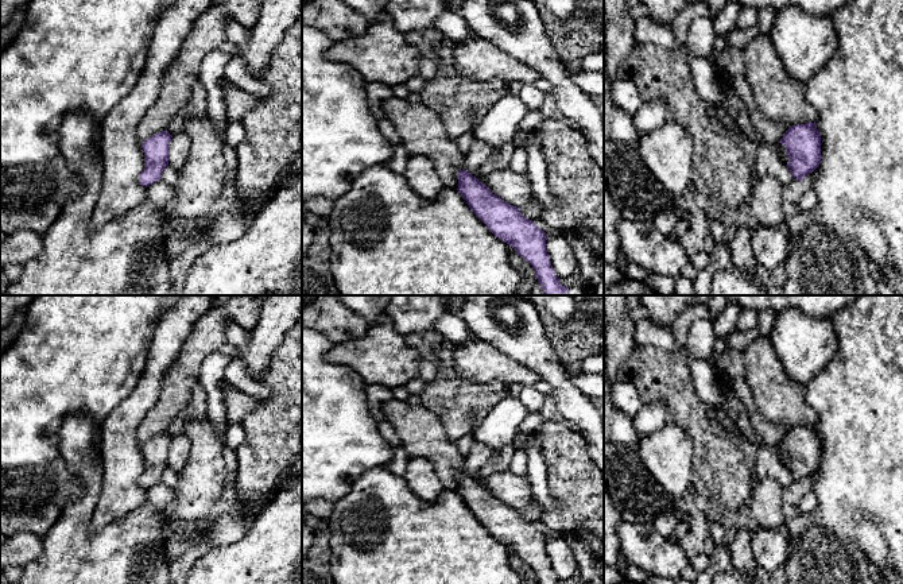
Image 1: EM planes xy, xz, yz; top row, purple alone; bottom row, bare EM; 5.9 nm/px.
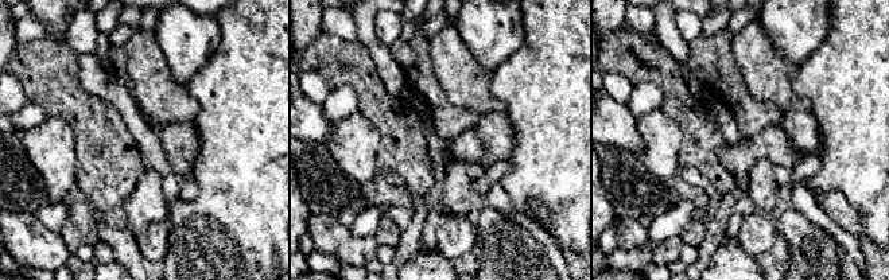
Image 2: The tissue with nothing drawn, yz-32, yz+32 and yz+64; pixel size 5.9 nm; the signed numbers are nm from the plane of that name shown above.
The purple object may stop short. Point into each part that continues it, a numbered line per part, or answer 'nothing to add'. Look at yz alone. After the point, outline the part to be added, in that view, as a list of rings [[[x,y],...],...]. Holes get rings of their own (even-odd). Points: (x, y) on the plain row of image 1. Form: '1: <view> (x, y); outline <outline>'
nothing to add

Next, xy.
nothing to add

